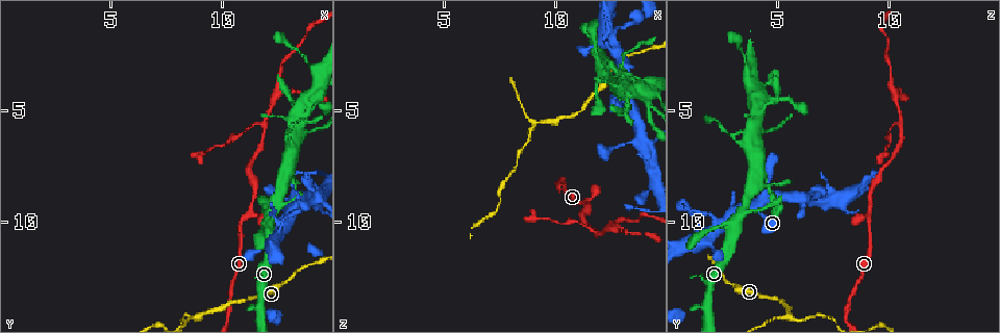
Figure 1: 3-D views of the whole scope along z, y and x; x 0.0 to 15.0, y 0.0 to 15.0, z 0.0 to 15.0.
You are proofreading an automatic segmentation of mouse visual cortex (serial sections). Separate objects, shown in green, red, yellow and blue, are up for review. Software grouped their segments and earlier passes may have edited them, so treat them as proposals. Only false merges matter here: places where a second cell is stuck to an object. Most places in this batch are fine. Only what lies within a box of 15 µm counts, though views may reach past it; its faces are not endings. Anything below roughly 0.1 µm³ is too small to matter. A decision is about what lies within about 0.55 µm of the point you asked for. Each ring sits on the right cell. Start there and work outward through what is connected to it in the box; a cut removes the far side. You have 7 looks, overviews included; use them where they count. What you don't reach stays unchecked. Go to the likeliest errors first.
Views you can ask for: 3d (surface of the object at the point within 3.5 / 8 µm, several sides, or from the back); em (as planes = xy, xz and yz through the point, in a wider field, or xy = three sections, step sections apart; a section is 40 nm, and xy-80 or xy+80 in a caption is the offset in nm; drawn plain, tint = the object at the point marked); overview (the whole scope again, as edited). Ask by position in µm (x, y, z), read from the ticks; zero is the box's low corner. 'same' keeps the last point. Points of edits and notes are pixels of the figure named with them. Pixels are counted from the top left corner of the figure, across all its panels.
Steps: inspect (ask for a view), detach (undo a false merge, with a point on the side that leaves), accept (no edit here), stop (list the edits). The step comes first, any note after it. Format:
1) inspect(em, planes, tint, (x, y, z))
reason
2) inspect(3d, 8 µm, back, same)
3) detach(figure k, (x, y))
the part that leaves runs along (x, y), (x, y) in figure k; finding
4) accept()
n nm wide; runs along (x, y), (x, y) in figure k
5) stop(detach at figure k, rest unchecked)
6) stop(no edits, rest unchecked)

inspect(3d, 3.5 µm, back, (12.0, 5.6, 10.6))
sharp bend

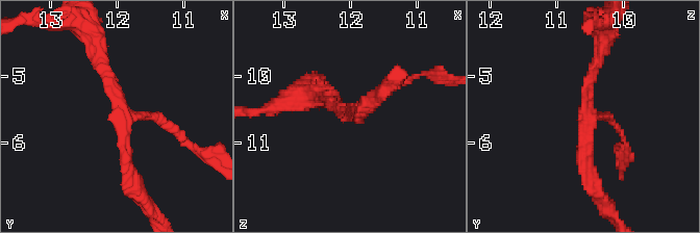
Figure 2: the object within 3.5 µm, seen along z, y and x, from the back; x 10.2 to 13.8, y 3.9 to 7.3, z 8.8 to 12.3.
inspect(em, xy, step 1, tint, (11.95, 5.65, 10.55))

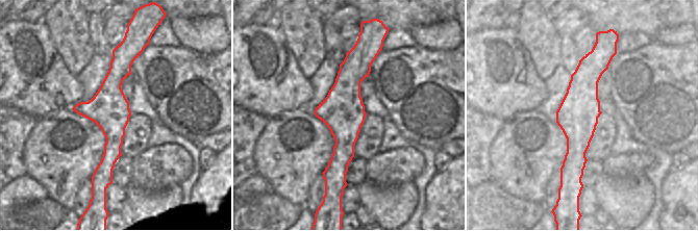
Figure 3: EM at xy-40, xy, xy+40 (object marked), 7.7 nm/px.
accept()
arms of 150, 200, 200 nm; runs along (357, 46), (345, 94), (341, 183) in figure 3; continuous, no second cell

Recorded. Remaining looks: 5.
inspect(3d, 3.5 µm, (8.9, 14.3, 5.6))
a fork

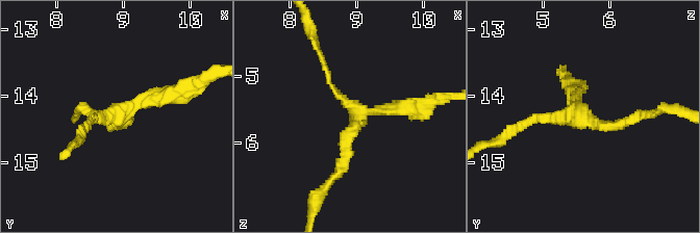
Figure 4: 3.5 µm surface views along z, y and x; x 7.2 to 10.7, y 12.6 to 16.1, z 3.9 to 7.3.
inspect(em, xy, step 5, tint, (8.95, 14.25, 5.60))

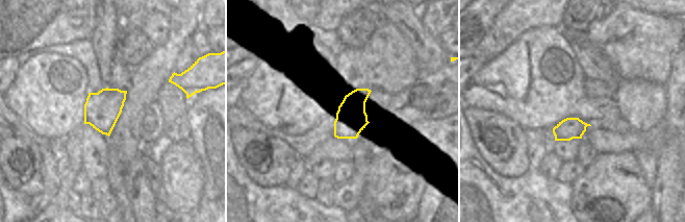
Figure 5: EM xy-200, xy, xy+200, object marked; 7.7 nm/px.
accept()
3 arms; arms of 100, 150, 200 nm; runs along (417, 107), (356, 114), (336, 174) in figure 4; all the same cell

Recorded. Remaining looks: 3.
inspect(3d, 3.5 µm, (12.6, 3.0, 10.0))
a narrow waist

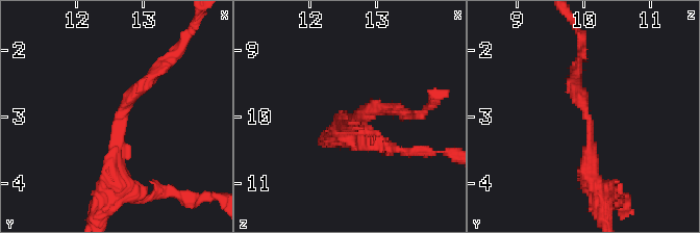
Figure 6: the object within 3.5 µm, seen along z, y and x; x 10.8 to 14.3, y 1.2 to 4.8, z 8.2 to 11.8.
inspect(em, planes, tint, (12.65, 2.90, 10.00))
arms of 200, 250 nm; now the EM

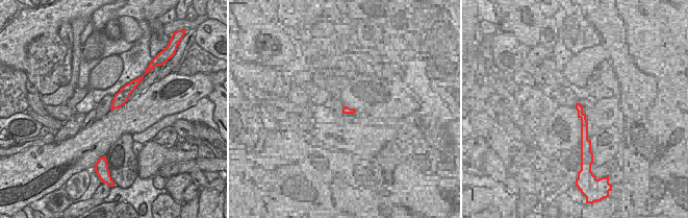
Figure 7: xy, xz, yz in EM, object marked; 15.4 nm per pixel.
accept()
runs along (113, 180), (120, 109), (168, 58) in figure 6; continuous, no second cell

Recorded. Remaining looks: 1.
stop(no edits, rest unchecked)

